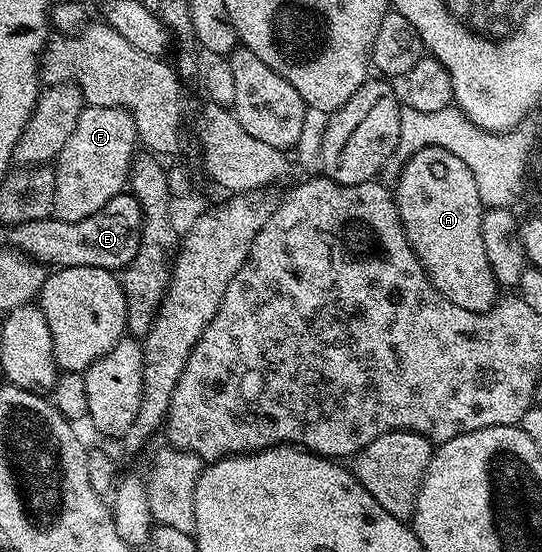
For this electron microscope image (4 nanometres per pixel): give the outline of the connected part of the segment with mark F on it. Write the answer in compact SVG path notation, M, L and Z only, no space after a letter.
M86 106L75 124L75 132L71 132L55 159L53 214L68 222L83 220L122 193L135 157L133 145L136 147L138 142L135 120L127 110L120 106Z

